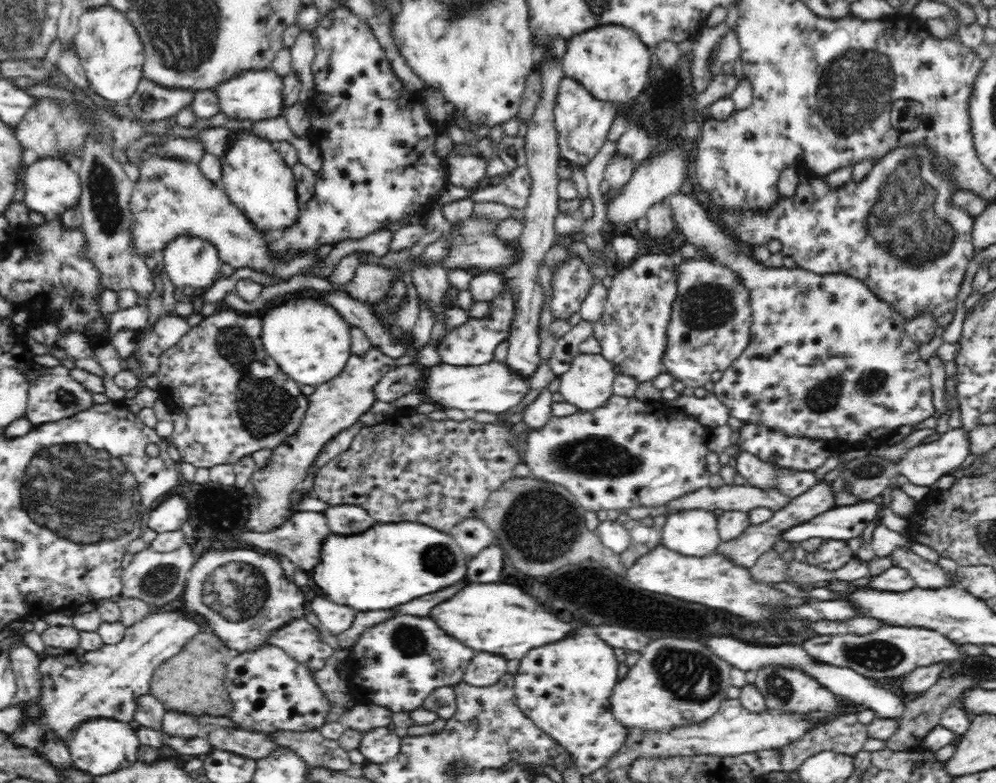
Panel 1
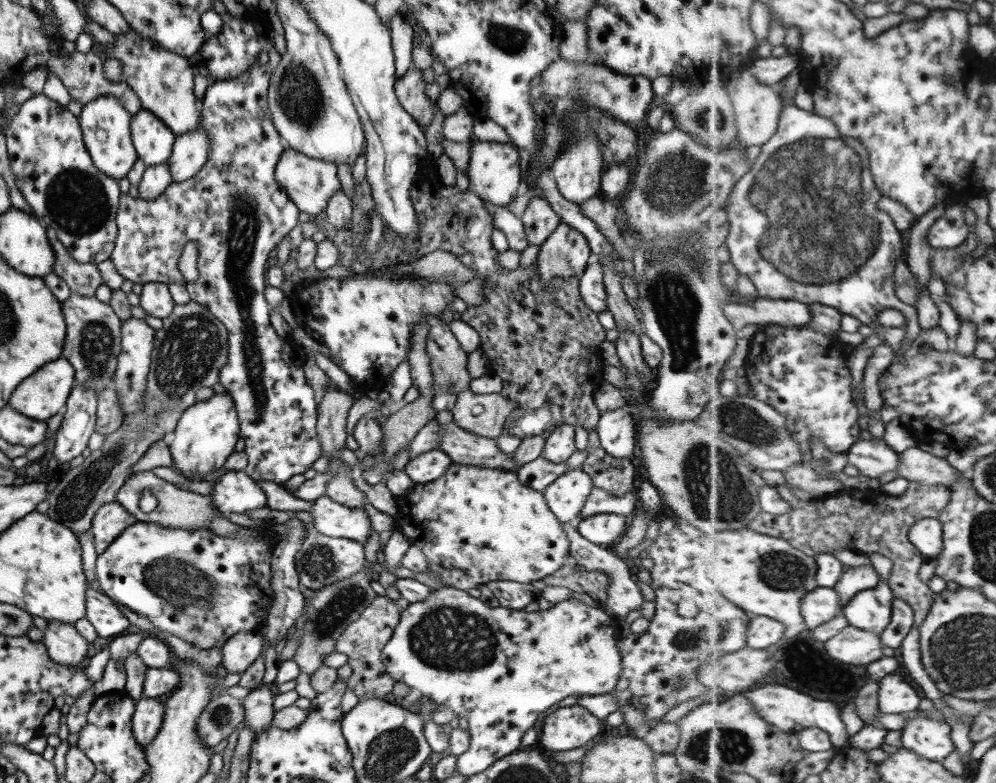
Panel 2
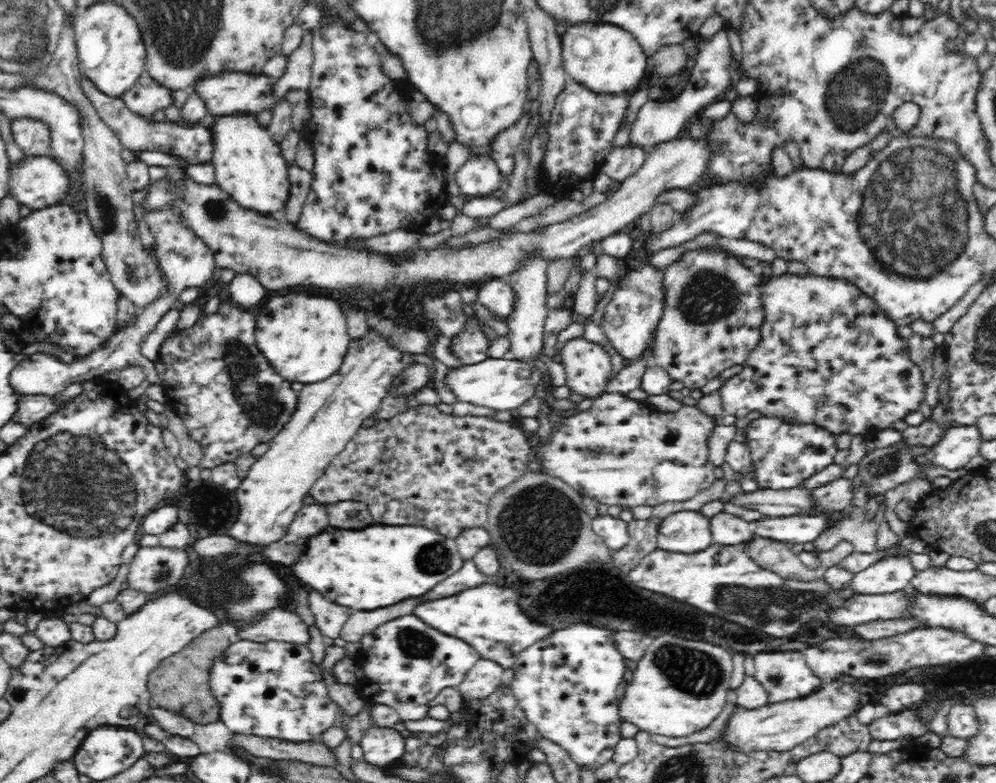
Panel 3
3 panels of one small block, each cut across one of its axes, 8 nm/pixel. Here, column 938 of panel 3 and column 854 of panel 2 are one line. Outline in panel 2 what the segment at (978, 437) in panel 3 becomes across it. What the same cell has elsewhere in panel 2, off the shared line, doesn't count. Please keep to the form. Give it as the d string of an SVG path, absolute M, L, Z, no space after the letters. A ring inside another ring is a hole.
M859 439L847 451L847 463L855 466L861 475L877 479L887 472L899 470L900 453L885 439Z

